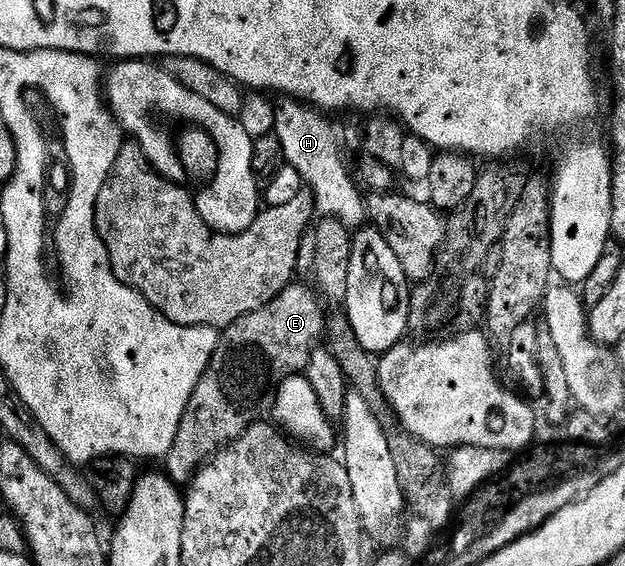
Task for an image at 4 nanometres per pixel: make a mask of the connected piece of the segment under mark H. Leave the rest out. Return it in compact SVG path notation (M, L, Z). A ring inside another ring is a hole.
M284 95L275 102L275 135L280 141L284 159L298 171L301 182L308 185L314 205L321 214L329 218L339 218L348 227L355 227L366 217L366 201L360 198L361 186L352 182L344 161L340 158L340 145L336 142L336 133L321 110L295 97Z

